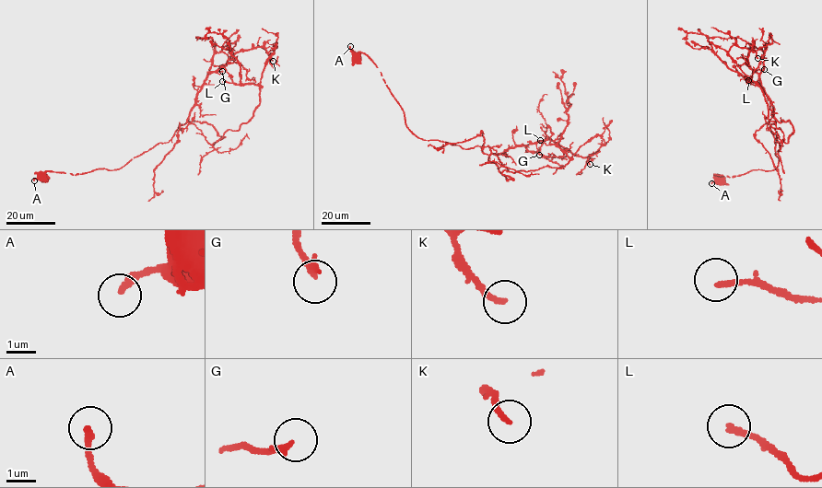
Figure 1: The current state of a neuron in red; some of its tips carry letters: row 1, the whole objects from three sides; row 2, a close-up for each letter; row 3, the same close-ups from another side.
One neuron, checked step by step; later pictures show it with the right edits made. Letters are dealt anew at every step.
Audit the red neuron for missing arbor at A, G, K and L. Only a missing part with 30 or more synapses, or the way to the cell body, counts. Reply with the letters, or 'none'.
L

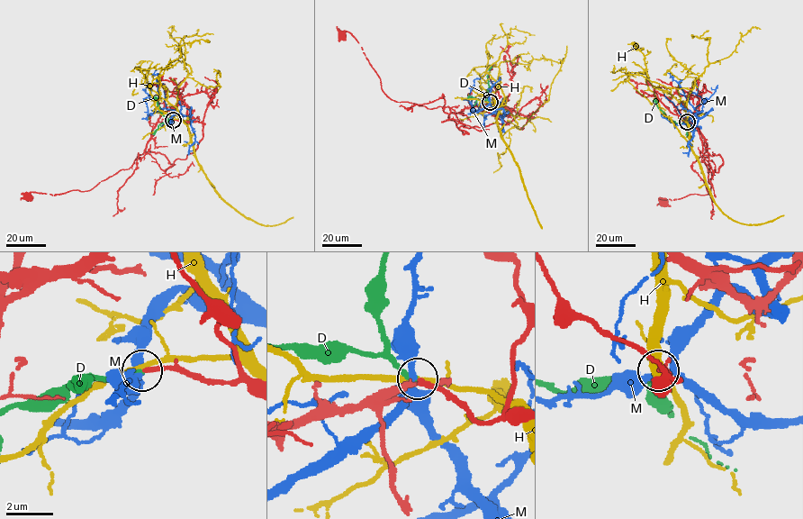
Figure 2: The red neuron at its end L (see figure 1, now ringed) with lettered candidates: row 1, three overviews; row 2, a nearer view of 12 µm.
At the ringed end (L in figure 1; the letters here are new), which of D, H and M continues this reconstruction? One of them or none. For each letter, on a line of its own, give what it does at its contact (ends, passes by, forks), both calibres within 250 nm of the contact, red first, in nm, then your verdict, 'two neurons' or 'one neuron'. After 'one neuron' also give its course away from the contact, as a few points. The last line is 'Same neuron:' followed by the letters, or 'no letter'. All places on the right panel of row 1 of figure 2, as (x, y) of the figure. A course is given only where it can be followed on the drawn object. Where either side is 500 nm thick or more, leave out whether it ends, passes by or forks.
D: it ends | 220/200 nm | one neuron | via (687, 122), (678, 123), (668, 119), (654, 99)
H: it forks | 240/180 nm | two neurons
M: it forks | 220/240 nm | two neurons
Same neuron: D

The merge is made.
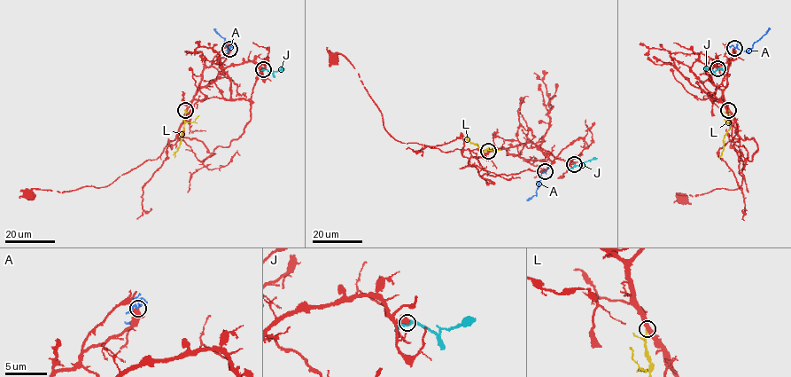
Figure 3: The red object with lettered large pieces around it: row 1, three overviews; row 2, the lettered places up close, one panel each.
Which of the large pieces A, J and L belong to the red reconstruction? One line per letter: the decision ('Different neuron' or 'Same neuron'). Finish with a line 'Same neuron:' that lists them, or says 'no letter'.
A: Same neuron
J: Different neuron
L: Different neuron
Same neuron: A

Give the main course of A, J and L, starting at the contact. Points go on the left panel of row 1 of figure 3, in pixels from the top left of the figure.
A: (229, 49), (228, 52), (224, 38), (213, 28)
J: (263, 69), (273, 73), (283, 68)
L: (185, 110), (183, 129), (174, 158)

